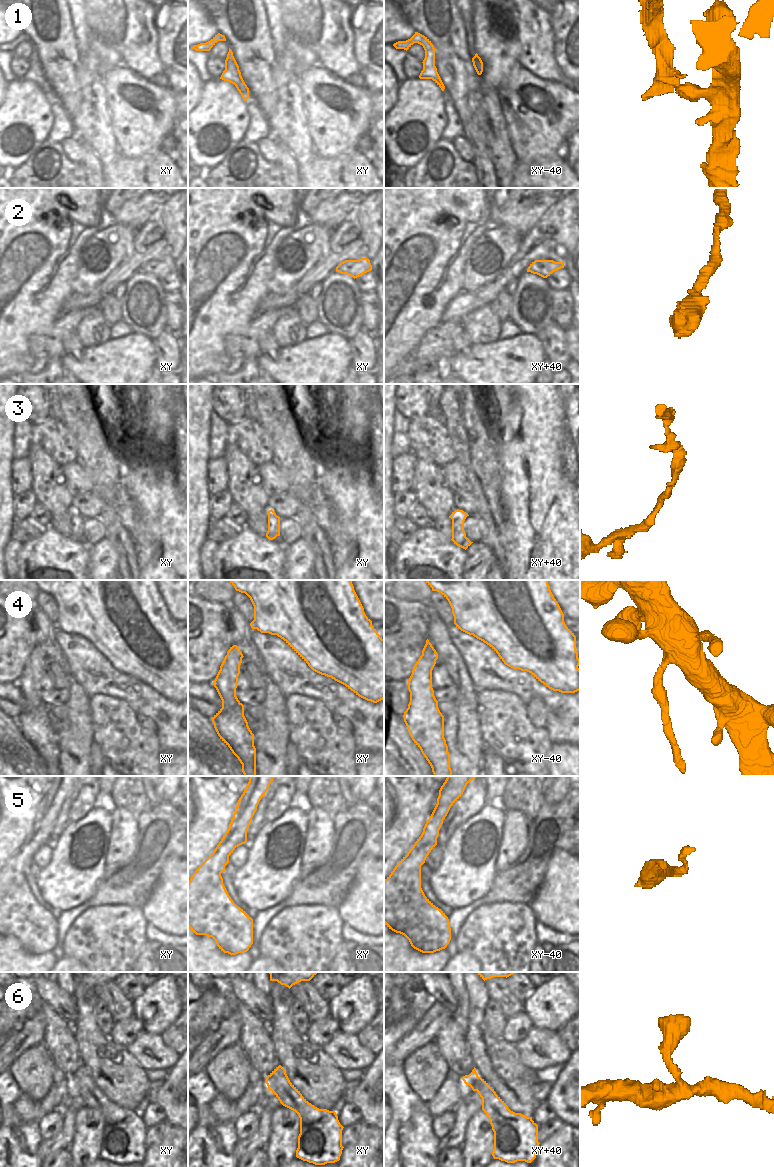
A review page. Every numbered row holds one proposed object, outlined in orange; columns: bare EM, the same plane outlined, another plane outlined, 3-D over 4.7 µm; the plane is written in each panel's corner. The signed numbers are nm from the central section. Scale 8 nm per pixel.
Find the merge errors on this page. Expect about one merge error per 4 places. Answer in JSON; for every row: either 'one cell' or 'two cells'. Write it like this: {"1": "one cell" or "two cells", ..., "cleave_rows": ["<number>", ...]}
{"1": "two cells", "2": "one cell", "3": "one cell", "4": "two cells", "5": "one cell", "6": "one cell", "cleave_rows": ["1", "4"]}

